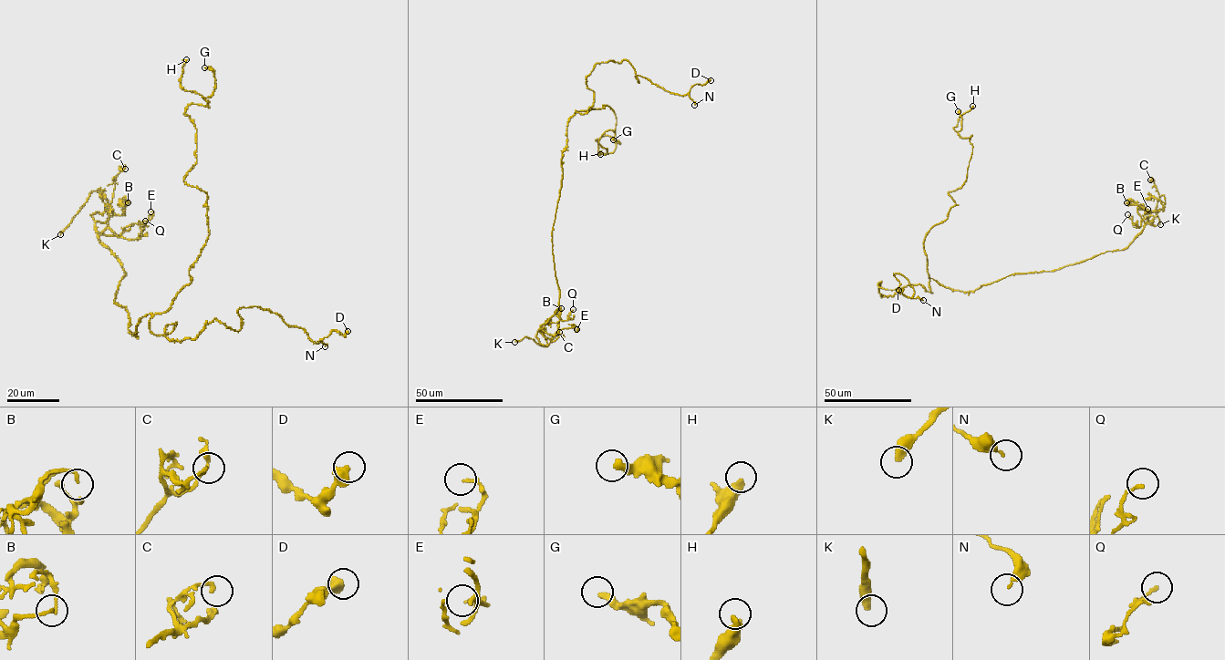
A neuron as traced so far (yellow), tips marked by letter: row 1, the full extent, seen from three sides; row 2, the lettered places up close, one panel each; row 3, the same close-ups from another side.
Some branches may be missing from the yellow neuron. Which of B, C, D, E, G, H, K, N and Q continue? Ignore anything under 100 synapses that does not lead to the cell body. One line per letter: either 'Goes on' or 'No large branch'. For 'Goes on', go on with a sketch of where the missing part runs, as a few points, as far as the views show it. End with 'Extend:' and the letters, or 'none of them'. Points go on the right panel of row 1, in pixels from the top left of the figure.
B: No large branch
C: No large branch
D: No large branch
E: No large branch
G: No large branch
H: No large branch
K: Goes on
N: No large branch
Q: No large branch
Extend: K

